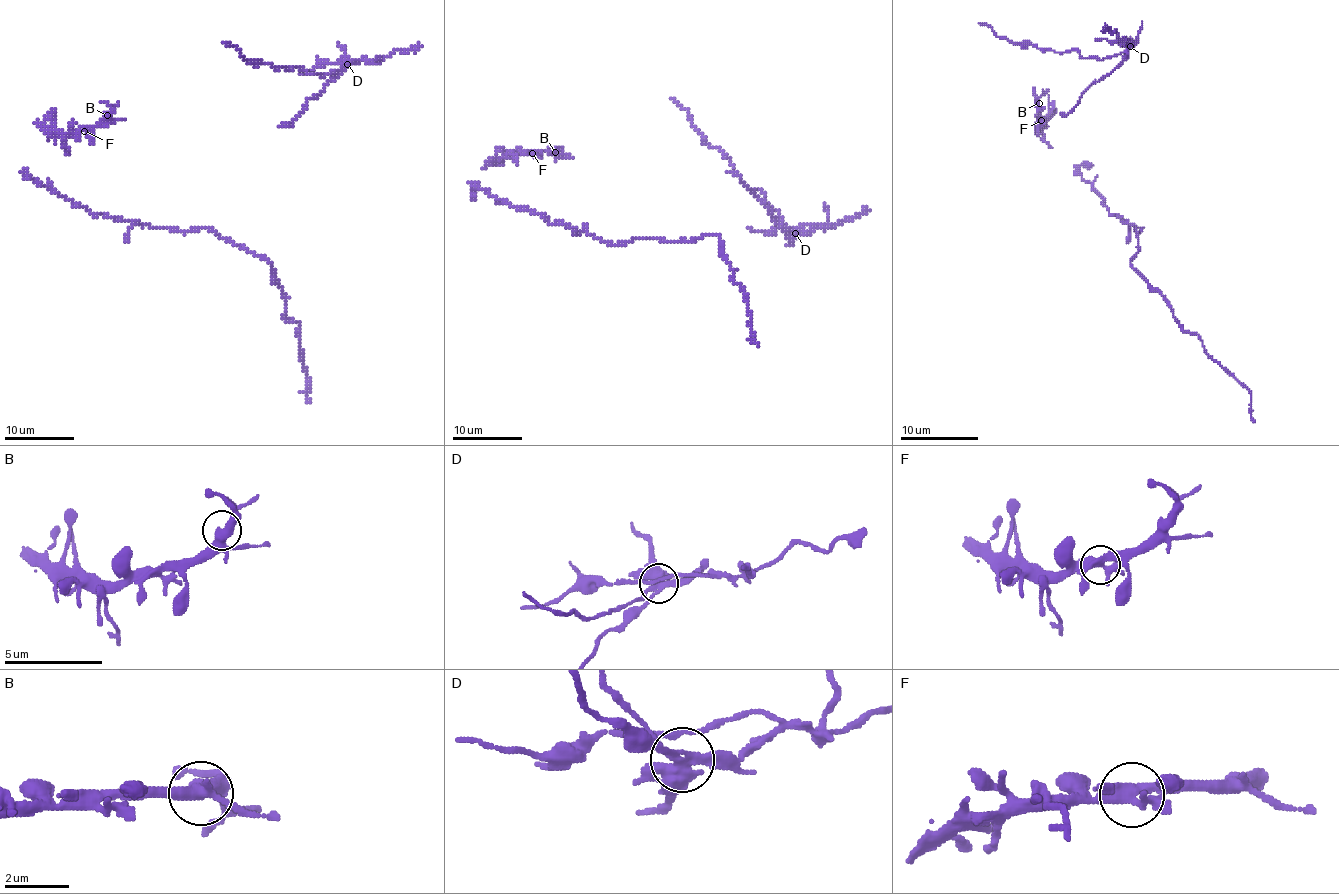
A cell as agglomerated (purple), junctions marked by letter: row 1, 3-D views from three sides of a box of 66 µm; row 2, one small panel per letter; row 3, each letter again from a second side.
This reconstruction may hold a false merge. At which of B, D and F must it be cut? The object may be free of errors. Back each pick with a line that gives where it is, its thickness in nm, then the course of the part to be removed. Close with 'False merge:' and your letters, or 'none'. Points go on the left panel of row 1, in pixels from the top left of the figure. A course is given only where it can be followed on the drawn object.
D: place (347, 64); calibre 380 nm; course (348, 64), (307, 101), (292, 125), (279, 125)
False merge: D

